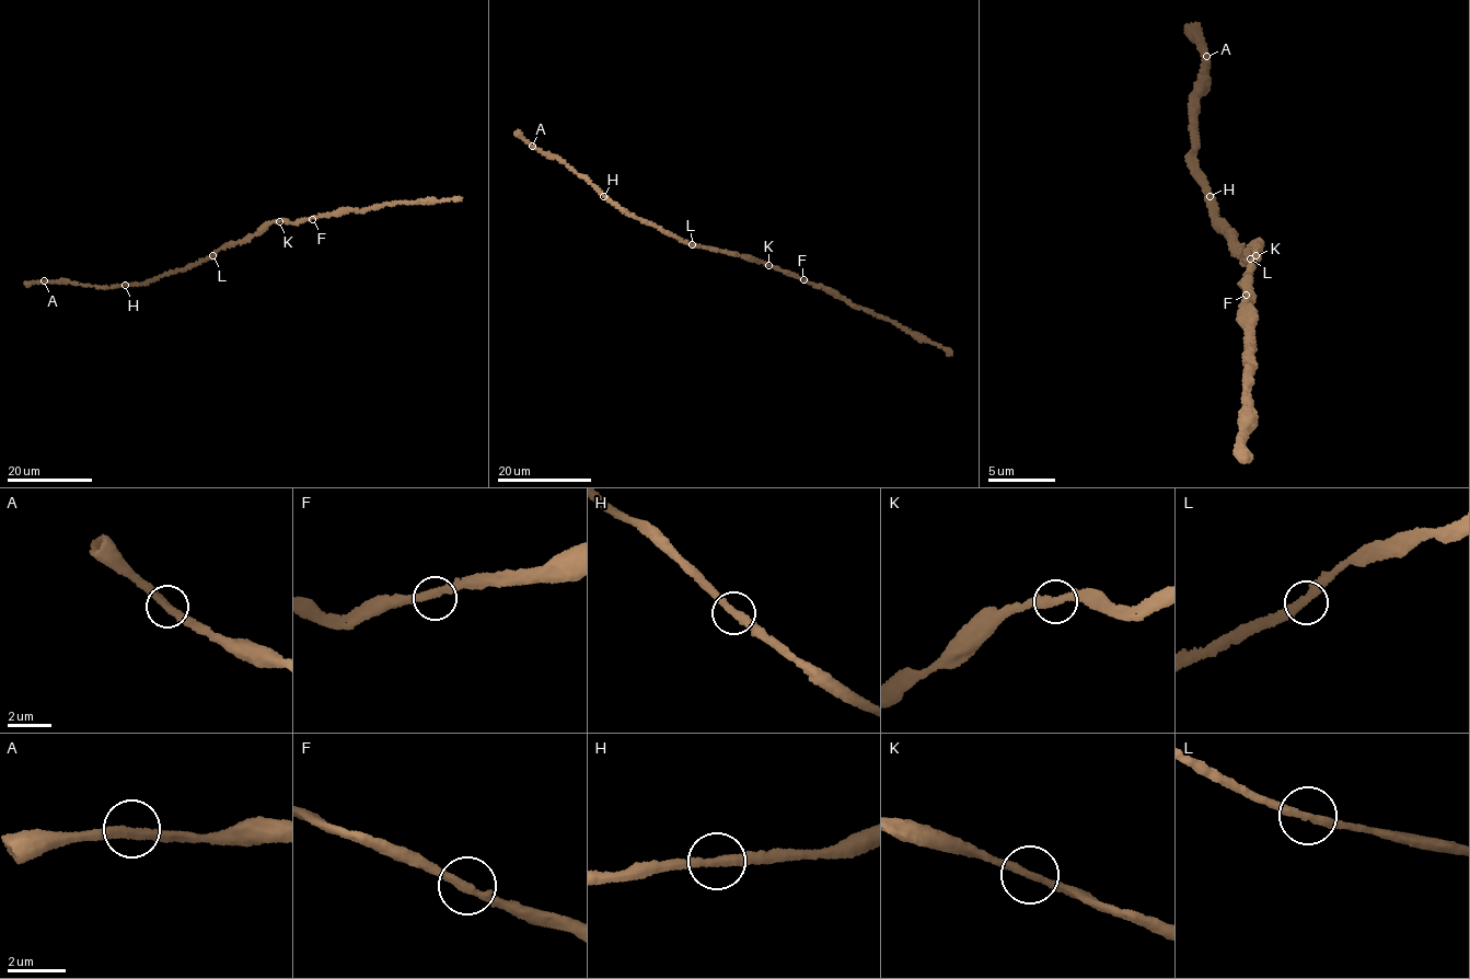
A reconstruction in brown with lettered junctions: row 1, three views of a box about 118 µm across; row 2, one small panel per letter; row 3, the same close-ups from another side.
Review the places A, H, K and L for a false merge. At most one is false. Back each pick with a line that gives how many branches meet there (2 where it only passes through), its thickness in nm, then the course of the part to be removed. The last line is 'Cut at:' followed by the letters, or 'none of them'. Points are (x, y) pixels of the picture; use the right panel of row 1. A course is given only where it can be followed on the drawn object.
Cut at: none of them

